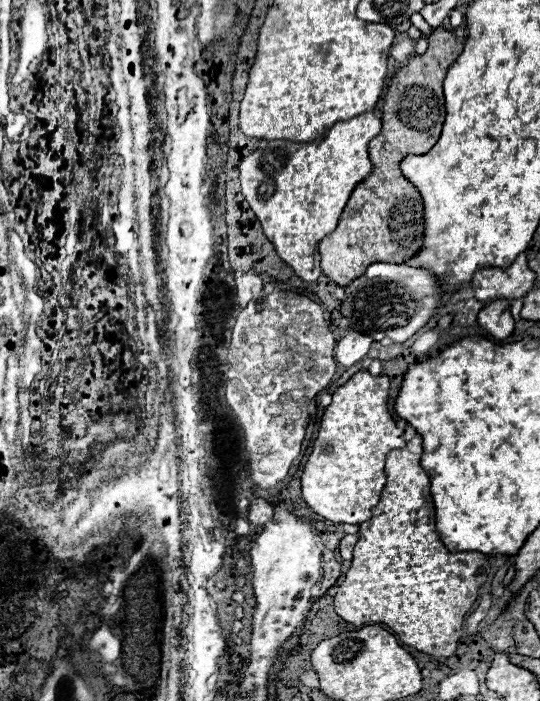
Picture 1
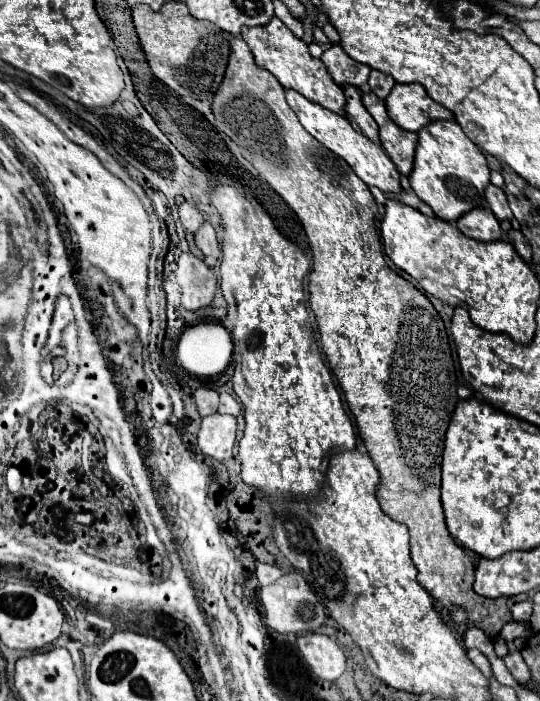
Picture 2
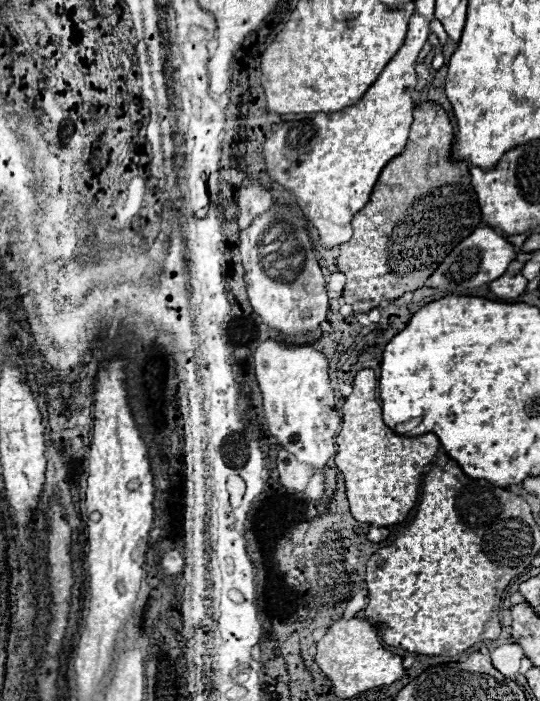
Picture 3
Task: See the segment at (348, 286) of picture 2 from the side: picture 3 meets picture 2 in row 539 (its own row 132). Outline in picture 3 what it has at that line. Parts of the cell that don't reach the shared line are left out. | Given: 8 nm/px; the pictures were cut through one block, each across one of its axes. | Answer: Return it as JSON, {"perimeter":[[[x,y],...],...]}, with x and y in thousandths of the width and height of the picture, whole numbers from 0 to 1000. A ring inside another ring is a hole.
{"perimeter":[[[793,143],[767,154],[767,174],[756,194],[756,203],[741,223],[726,225],[689,271],[685,288],[656,305],[652,311],[652,340],[630,351],[630,365],[622,379],[641,394],[637,431],[656,439],[659,448],[681,445],[707,431],[741,425],[748,417],[774,414],[785,408],[785,399],[811,382],[811,377],[852,348],[878,325],[889,322],[889,297],[878,268],[870,265],[867,237],[830,231],[830,217],[837,205],[841,183],[826,157]]]}

